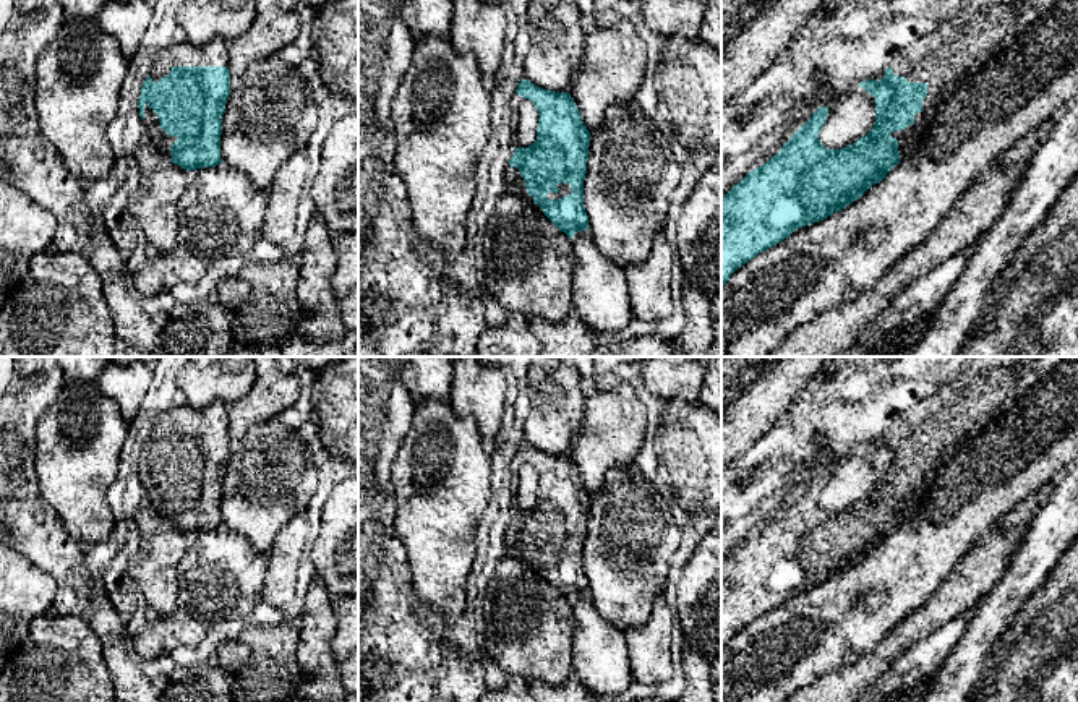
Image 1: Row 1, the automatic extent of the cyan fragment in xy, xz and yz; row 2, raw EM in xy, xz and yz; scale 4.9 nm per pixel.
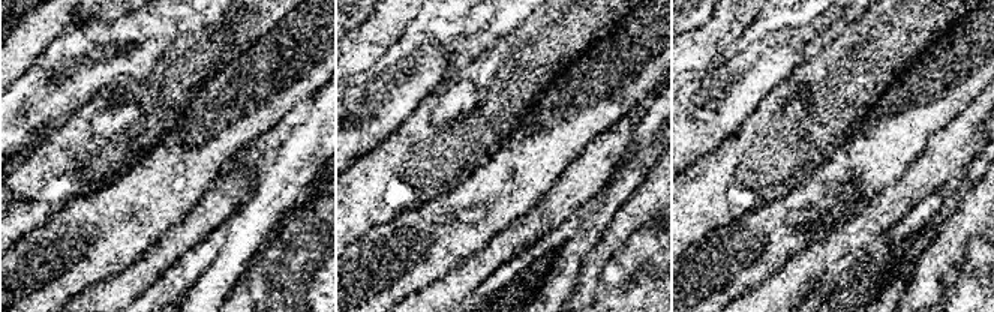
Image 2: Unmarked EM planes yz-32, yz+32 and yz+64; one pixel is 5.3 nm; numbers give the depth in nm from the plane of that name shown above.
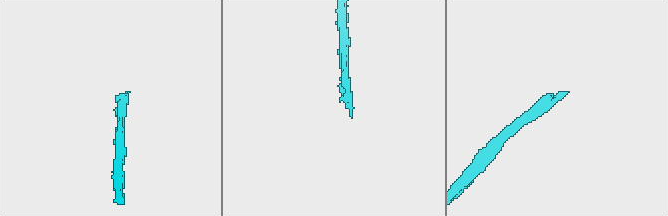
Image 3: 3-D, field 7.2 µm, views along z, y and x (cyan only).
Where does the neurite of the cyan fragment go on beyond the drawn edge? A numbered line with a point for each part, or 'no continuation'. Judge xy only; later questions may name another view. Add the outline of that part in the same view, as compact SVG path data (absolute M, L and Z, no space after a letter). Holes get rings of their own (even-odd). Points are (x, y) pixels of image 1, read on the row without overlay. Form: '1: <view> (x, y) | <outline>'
1: xy (179, 417) | M183 400L165 410L152 426L149 439L160 444L170 436L172 430L227 430L229 412L227 404L216 400L206 409L196 410Z

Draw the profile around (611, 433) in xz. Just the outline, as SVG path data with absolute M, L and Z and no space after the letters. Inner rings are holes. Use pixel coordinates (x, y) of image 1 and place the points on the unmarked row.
M632 386L585 392L584 420L569 457L590 496L601 490L610 470L635 462L645 430L647 417Z

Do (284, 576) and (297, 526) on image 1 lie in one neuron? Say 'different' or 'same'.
same

